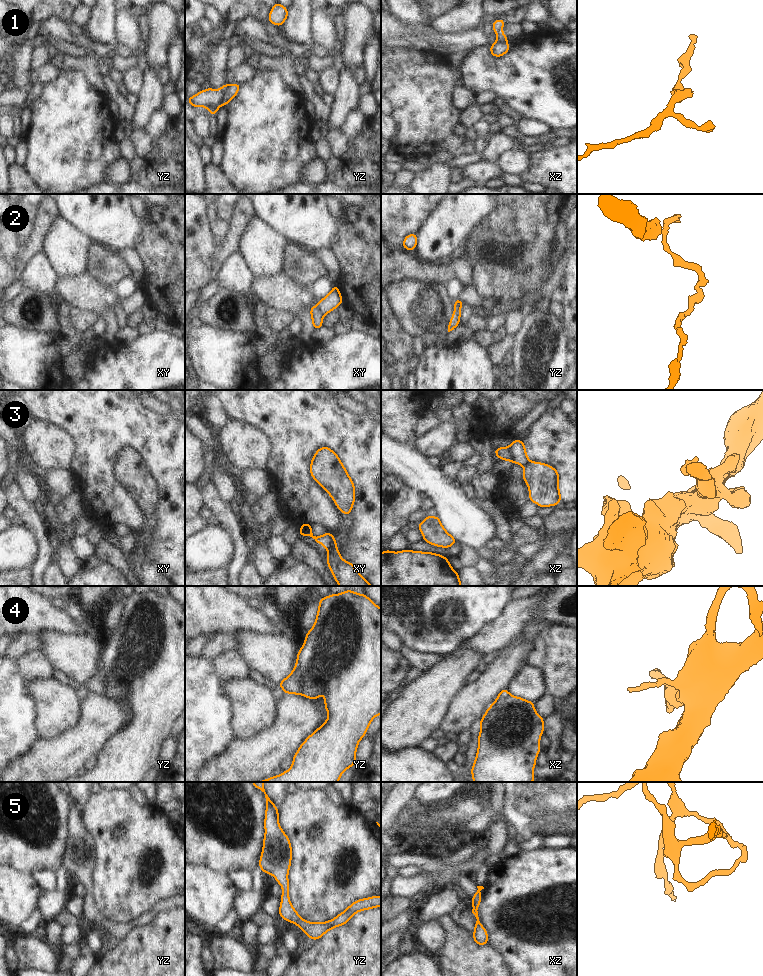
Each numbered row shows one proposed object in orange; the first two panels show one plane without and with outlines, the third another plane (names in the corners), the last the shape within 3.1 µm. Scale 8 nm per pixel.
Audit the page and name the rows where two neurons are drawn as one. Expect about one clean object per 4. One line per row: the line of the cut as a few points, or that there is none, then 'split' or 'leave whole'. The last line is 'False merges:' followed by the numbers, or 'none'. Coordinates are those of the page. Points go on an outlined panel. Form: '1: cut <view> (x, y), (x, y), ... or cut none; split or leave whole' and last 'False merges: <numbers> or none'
1: cut yz (229, 85), (221, 104); split
2: cut xy (317, 306), (323, 315); split
3: cut xy (333, 537), (333, 546), (329, 551); split
4: cut yz (295, 666), (299, 693); split
5: cut none; leave whole
False merges: 1, 2, 3, 4

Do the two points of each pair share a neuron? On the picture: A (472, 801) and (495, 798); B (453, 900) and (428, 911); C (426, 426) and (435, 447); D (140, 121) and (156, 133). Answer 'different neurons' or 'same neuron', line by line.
A: different neurons
B: same neuron
C: different neurons
D: different neurons

